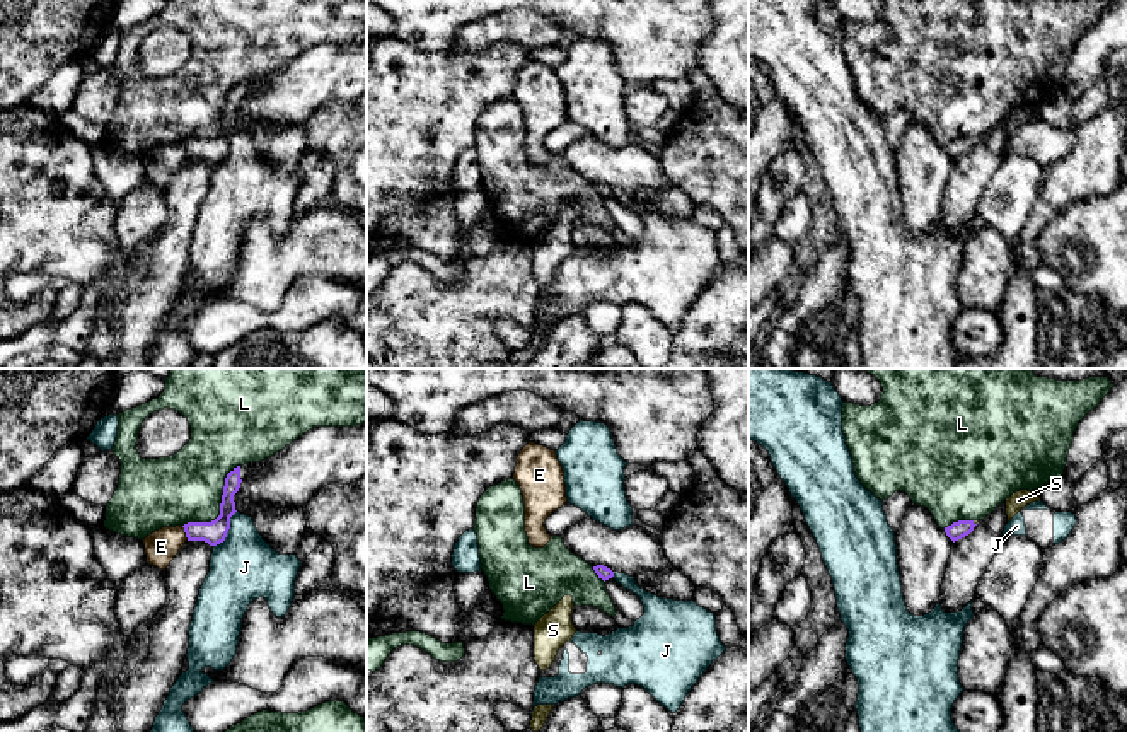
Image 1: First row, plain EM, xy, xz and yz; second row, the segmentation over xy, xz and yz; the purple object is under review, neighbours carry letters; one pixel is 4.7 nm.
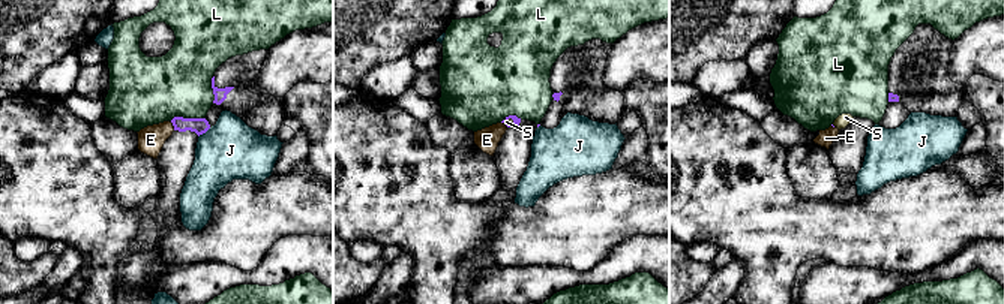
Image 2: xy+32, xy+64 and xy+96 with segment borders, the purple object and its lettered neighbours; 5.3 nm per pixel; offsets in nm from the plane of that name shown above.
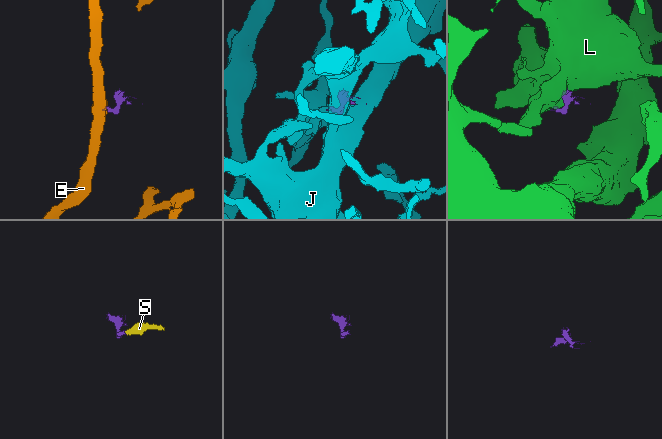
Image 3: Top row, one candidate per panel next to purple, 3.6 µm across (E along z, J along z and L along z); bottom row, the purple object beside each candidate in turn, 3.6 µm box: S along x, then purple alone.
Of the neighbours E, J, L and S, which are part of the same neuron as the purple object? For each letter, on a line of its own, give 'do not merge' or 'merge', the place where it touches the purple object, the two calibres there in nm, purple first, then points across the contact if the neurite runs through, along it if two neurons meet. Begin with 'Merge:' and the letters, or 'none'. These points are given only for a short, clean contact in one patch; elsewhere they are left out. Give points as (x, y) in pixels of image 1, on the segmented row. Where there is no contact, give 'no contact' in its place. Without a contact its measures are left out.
Merge: S
E: do not merge; contact xy (184, 531); calibres 120 and 160 nm; border xy (181, 526), (188, 540)
J: do not merge; contact xy (227, 531); calibres 120 and 320 nm; border xy (236, 511), (231, 517), (227, 536), (213, 546)
L: do not merge; contact xy (220, 505); calibres 120 and 320 nm
S: merge; contact yz (972, 522); calibres 80 and 20 nm; way yz (959, 529), (972, 522), (974, 521)

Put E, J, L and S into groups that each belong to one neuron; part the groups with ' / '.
E / J / L / S

